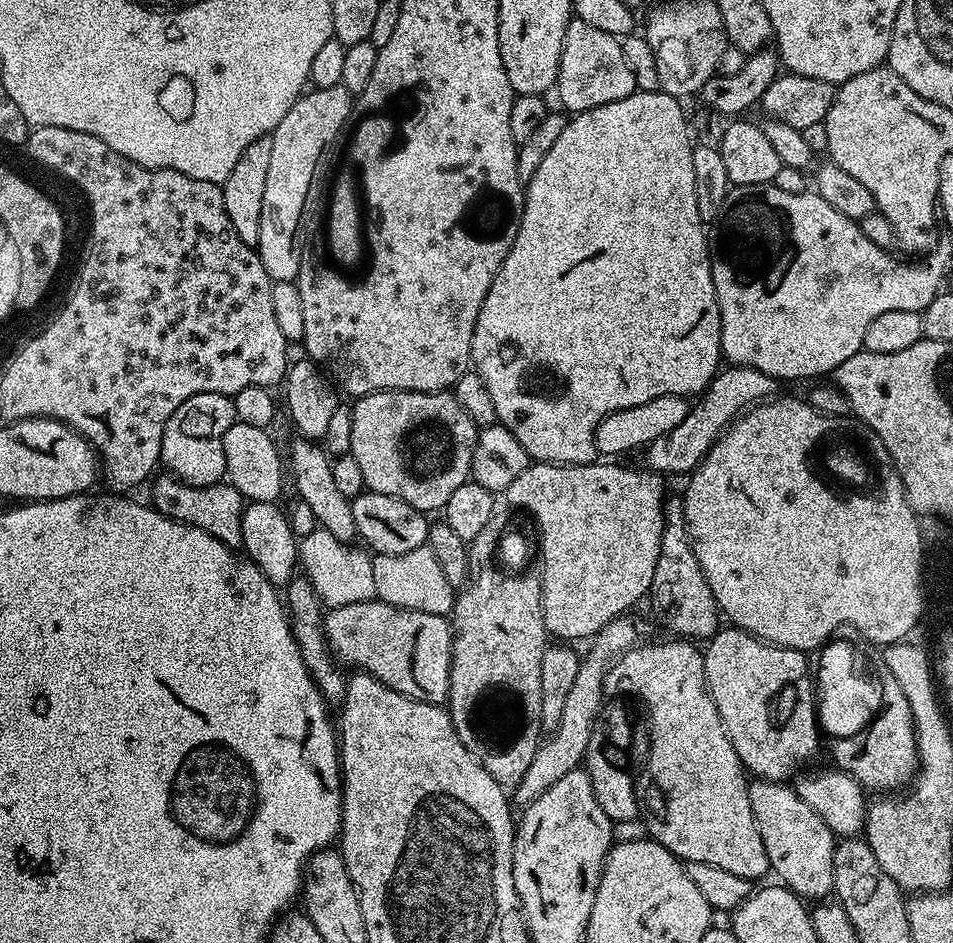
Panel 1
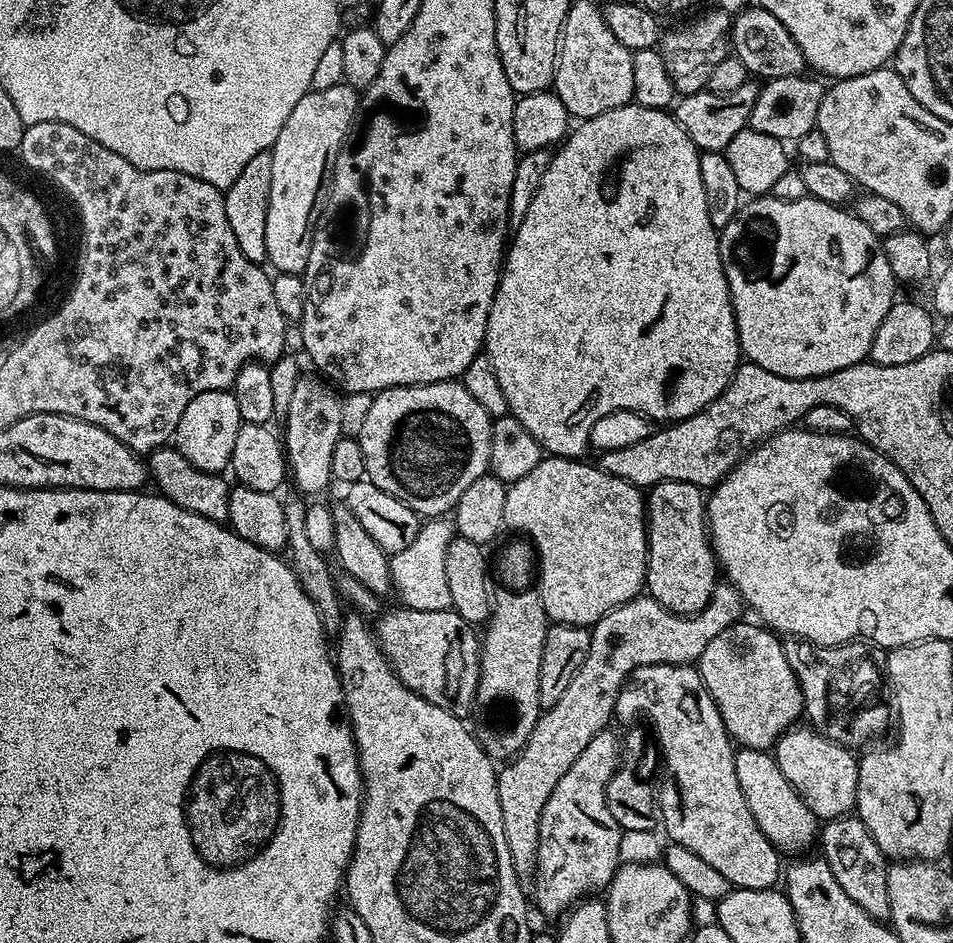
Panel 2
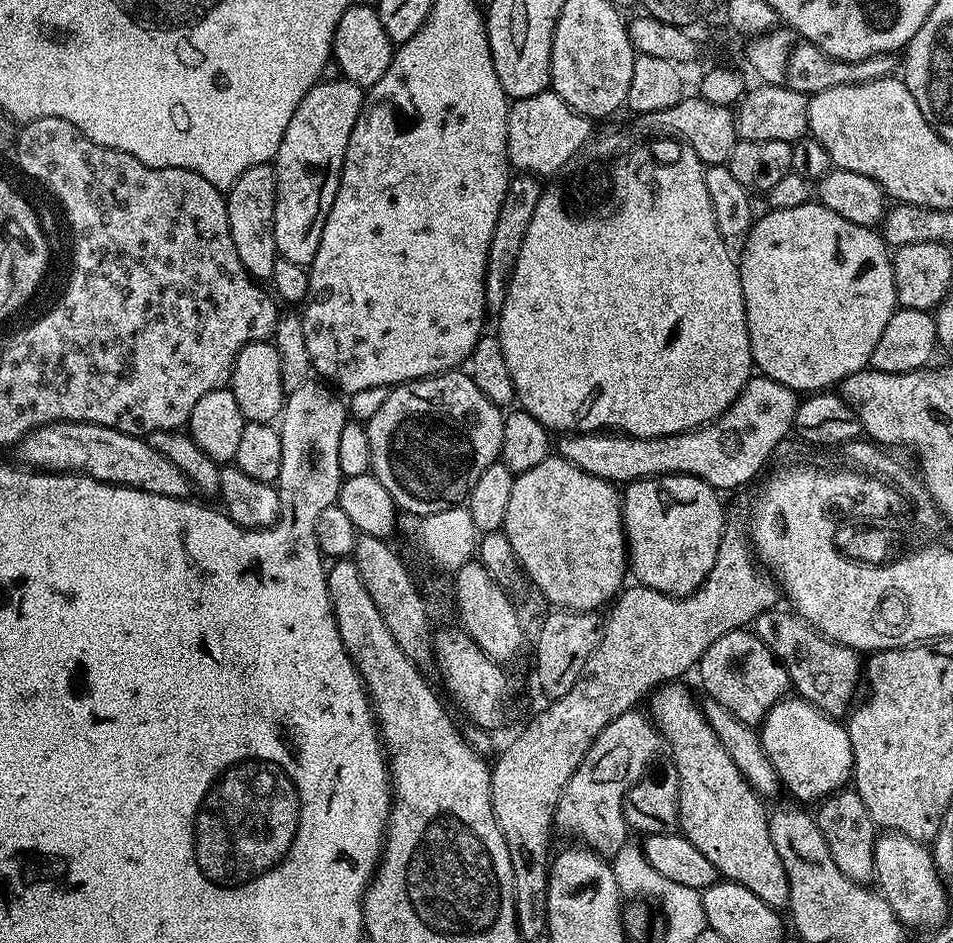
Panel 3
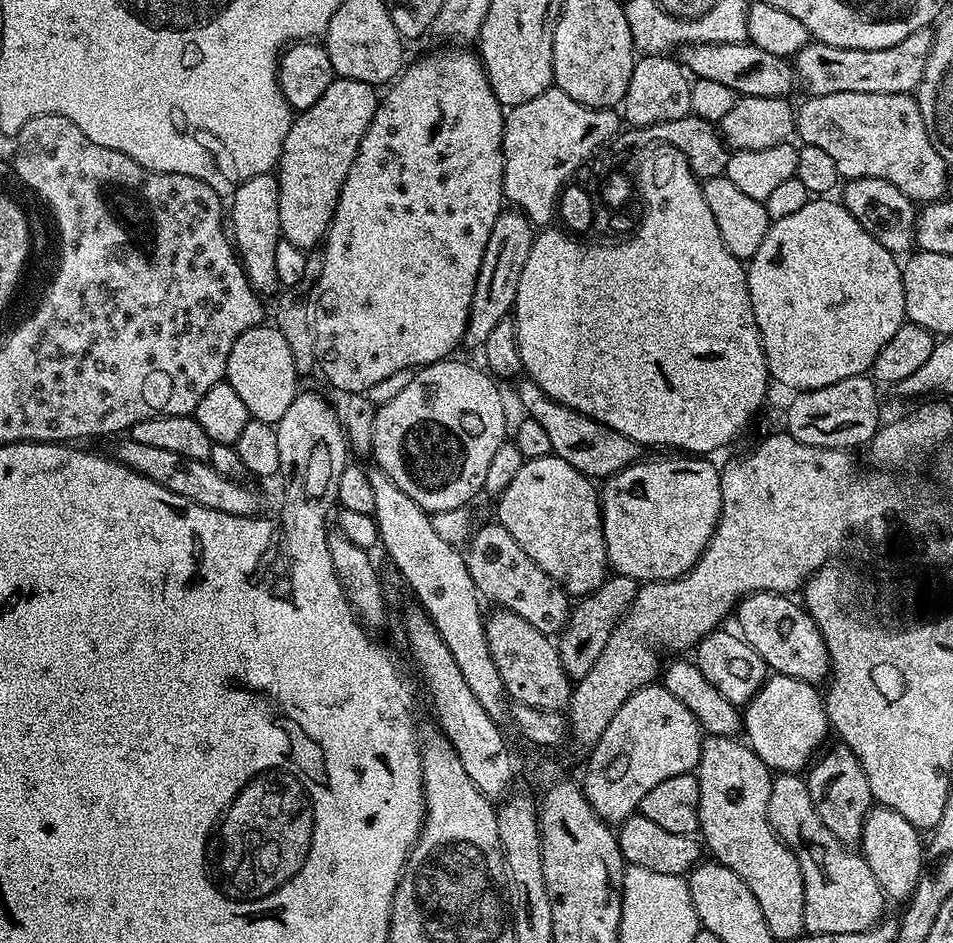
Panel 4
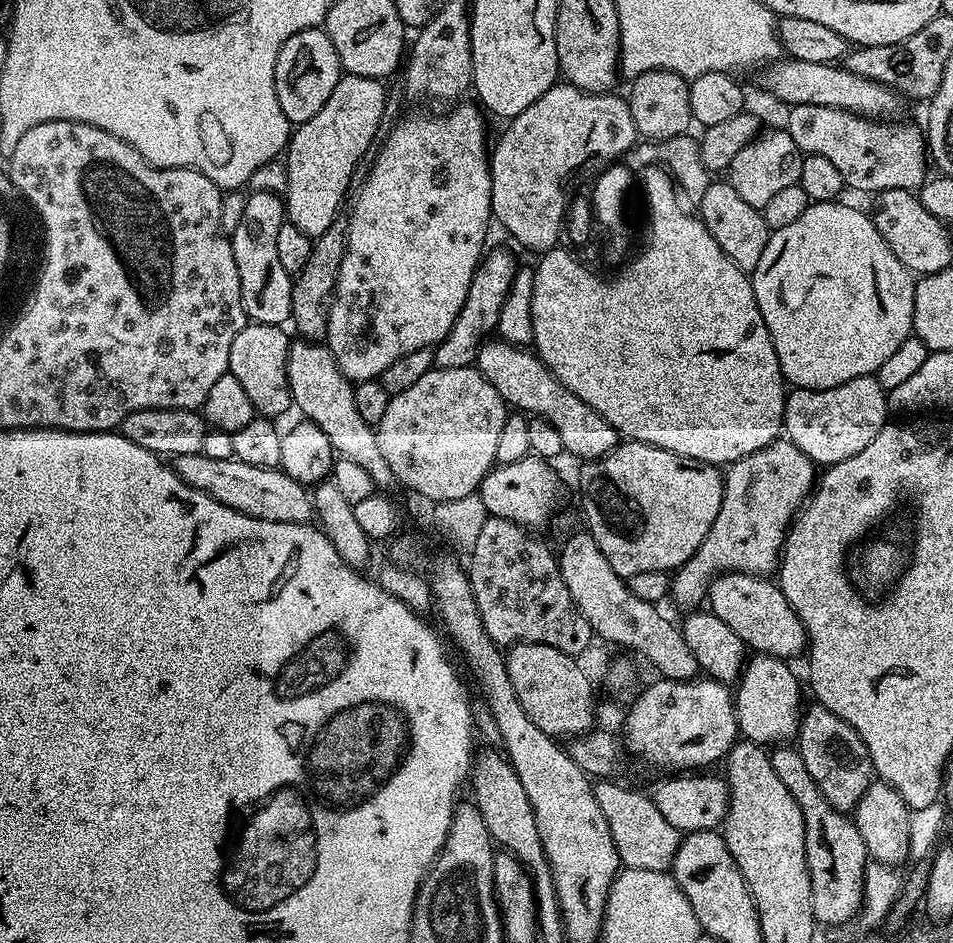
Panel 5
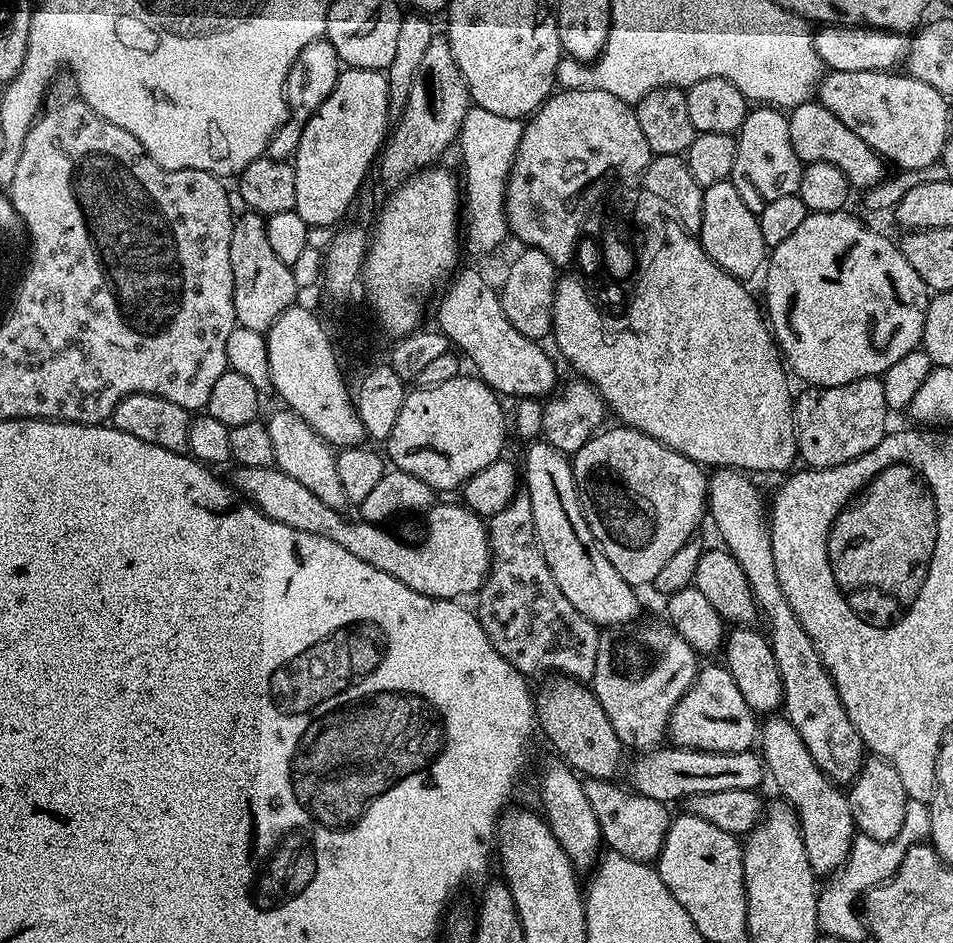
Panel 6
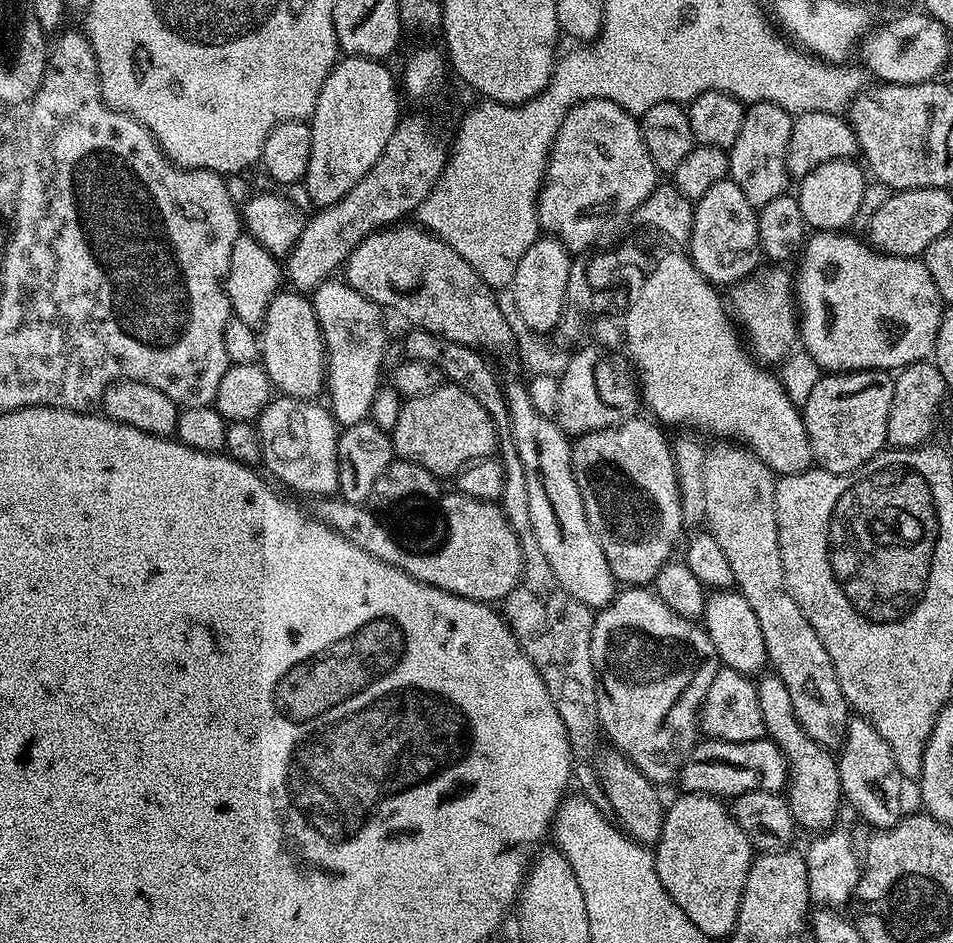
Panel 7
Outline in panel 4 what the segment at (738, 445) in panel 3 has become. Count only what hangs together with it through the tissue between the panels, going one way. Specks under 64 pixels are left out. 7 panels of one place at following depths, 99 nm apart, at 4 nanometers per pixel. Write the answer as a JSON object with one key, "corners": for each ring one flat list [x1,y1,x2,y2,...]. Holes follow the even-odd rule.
{"corners":[[524,378,520,382,516,388,516,396,520,399,521,406,528,411,525,413,531,420,538,422,538,426,546,430,546,435,550,437,552,455,562,458,562,462,570,462,570,466,574,466,574,470,578,470,583,476,607,478,641,459,642,448,634,442,634,438,626,438,626,434,618,434,618,430,610,430,610,426,550,399,533,380]]}

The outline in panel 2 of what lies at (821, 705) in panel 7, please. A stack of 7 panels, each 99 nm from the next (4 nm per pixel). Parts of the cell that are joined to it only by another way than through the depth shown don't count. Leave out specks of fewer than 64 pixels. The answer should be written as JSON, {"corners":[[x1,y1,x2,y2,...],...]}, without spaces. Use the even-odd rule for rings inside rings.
{"corners":[[855,814,839,816,827,821,818,832,818,848,822,858,830,866,830,874,834,874,838,886,846,890,846,894,853,902,858,902,866,914,874,919,884,922,890,917,890,894,886,890,886,874,888,873,889,861,884,852,870,838,870,830]]}

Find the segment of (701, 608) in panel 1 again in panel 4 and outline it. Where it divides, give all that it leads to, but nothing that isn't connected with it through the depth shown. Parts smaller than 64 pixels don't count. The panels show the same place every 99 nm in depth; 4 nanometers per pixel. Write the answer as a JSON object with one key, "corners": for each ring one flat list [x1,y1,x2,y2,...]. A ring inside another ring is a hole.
{"corners":[[676,454,673,460,647,460,641,459,628,468,623,468,618,474,607,477,599,489,600,513,602,514,602,530,604,531,604,541,606,542,606,554,608,555,609,569,617,576,634,578,637,582,651,582,653,580,676,580,680,576,685,576,688,571,698,562,698,558,706,550,710,538,716,529,716,523,720,517,720,507,722,506,722,490,720,489,719,467,715,468,708,458,693,458,688,454]]}

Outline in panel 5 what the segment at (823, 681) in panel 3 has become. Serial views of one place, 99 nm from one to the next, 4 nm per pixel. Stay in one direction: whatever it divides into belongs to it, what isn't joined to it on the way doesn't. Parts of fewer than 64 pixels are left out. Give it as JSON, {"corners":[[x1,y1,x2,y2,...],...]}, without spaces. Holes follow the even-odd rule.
{"corners":[[723,572,708,587,706,604,710,611,722,618,722,622,726,622,726,626,730,626,730,630,734,630,734,634,738,634,738,638,742,638,753,653,791,661,792,656,799,652,801,655,807,649,808,633,804,631,786,594,782,594,779,583,772,581,771,584,770,581,745,572]]}

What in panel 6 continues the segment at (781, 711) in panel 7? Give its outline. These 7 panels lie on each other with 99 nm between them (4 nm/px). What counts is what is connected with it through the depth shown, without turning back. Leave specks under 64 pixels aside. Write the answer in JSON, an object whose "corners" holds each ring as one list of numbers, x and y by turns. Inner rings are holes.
{"corners":[[772,714,768,720,759,725,758,728,758,752,764,761,764,767,770,780,776,783,776,788,781,792,783,799,796,809,796,818,800,822,800,833,806,846,806,858,810,862,812,871,817,877,824,878,843,868,851,854,852,839,856,836,858,829,847,795,831,780,822,770,818,770,818,762,810,758,810,750,806,750,806,742,802,742,802,734,794,730,794,726,788,717,783,714]]}

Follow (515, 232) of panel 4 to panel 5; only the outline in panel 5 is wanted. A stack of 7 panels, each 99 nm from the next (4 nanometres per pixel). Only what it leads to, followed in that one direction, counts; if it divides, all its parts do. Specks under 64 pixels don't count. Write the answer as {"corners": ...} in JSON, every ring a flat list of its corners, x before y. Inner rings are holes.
{"corners":[[492,252,481,259,476,267,474,278,466,288,466,302,460,305,458,318,450,326,450,334,434,349,434,364,438,368,471,368,475,365,476,356,481,344,485,343,496,332,498,314,502,314,502,302,510,290,518,271,518,263,508,252]]}

